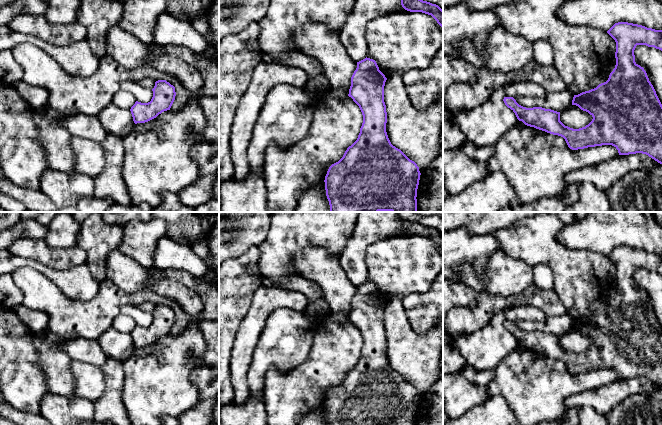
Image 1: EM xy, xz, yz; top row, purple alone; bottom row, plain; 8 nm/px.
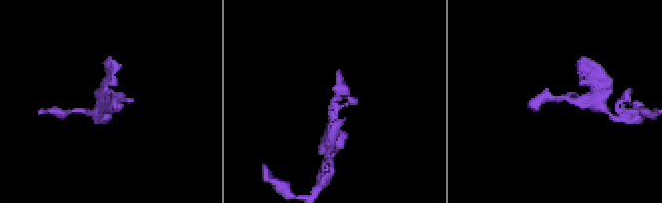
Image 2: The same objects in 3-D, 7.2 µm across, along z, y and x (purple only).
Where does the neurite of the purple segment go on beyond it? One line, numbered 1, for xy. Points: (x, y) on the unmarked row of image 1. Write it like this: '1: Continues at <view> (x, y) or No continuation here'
1: No continuation here

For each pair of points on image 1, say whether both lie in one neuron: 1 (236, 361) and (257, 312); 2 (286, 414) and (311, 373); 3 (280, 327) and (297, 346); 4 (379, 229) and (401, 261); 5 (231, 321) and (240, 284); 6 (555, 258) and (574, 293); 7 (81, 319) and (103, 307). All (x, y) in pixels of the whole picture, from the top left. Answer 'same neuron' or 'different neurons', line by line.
1: same neuron
2: same neuron
3: same neuron
4: different neurons
5: same neuron
6: same neuron
7: same neuron

